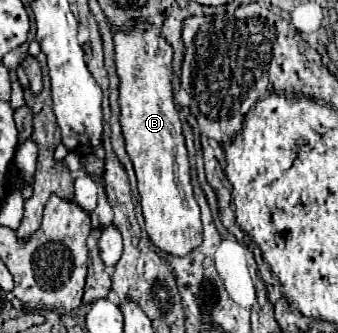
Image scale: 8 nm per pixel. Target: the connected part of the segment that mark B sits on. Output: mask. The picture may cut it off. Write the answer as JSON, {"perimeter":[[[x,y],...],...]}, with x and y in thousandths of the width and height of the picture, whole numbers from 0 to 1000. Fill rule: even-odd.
{"perimeter":[[[402,60],[391,90],[337,90],[337,180],[355,276],[355,378],[373,456],[408,535],[408,583],[432,661],[432,697],[456,739],[509,769],[544,769],[598,733],[592,625],[568,583],[562,492],[538,366],[515,312],[515,150],[438,60]]]}

